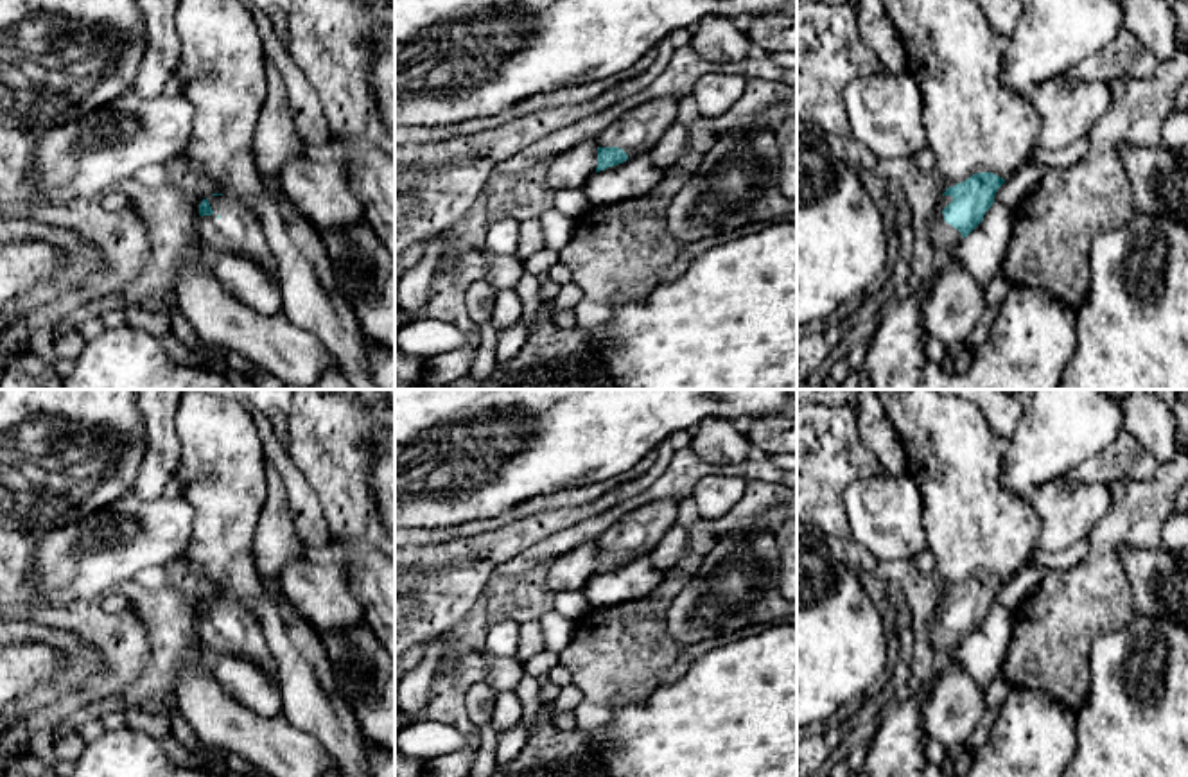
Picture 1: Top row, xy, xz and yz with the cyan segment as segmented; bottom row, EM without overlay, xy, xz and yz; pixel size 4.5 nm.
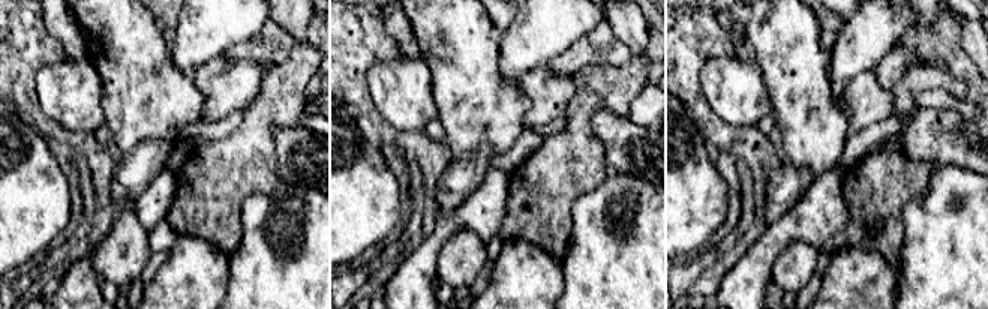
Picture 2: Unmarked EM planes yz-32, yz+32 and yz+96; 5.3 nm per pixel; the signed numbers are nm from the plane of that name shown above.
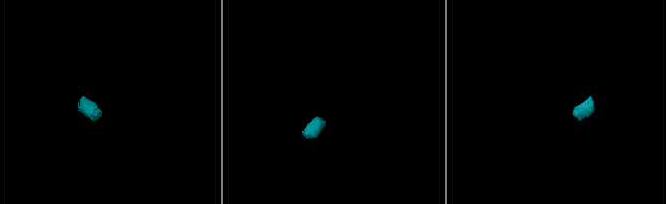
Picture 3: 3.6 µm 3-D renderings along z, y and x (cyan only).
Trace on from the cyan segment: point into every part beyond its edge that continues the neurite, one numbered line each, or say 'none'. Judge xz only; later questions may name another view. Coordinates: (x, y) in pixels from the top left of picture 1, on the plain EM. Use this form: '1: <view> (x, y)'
1: xz (637, 533)

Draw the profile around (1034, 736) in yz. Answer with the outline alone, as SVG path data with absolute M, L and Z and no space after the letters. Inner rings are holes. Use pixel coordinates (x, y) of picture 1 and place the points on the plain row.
M992 605L983 623L940 660L924 685L881 720L870 738L869 777L1064 777L1077 752L1077 712L1034 689L1012 689L985 745L964 775L946 775L922 752L921 711L946 666L958 662L985 691L1003 671L1012 610Z

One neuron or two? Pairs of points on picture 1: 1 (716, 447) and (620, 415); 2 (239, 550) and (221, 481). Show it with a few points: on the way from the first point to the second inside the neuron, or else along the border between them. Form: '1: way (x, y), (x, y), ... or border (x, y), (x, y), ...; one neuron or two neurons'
1: border (729, 419), (702, 419), (697, 424); two neurons
2: way (225, 533), (225, 497); one neuron

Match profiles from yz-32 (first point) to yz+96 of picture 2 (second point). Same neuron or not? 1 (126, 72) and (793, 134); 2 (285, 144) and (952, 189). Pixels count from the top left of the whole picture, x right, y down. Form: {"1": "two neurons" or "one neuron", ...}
{"1": "one neuron", "2": "two neurons"}

